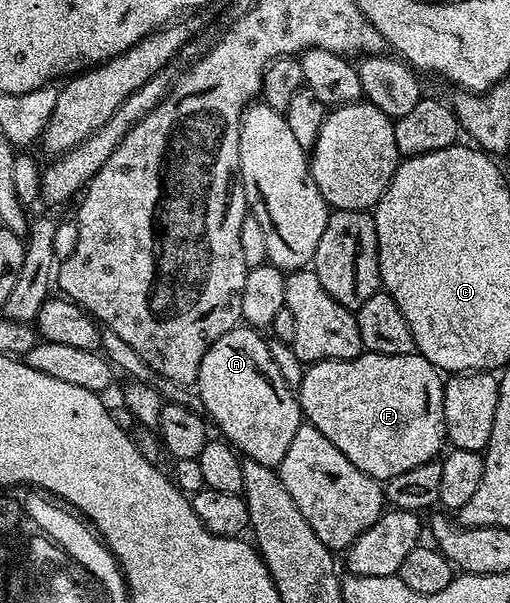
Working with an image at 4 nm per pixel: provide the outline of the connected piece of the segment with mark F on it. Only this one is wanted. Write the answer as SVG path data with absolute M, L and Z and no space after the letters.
M364 352L358 358L349 360L323 360L317 364L309 364L305 367L304 377L298 389L298 399L303 419L315 426L322 434L326 434L326 438L330 438L330 442L334 442L334 446L338 446L338 450L342 450L342 454L346 454L346 458L350 458L350 462L354 462L354 466L358 466L358 470L362 470L362 474L370 474L381 482L390 481L398 474L406 474L406 470L414 470L414 466L422 466L426 462L437 459L445 451L444 380L440 369L435 368L422 355L387 356L377 352Z

